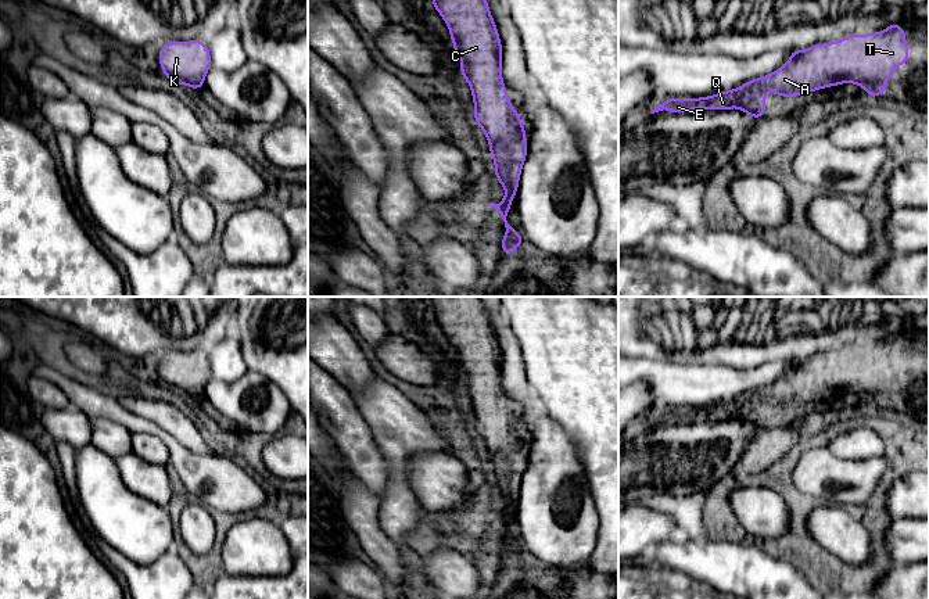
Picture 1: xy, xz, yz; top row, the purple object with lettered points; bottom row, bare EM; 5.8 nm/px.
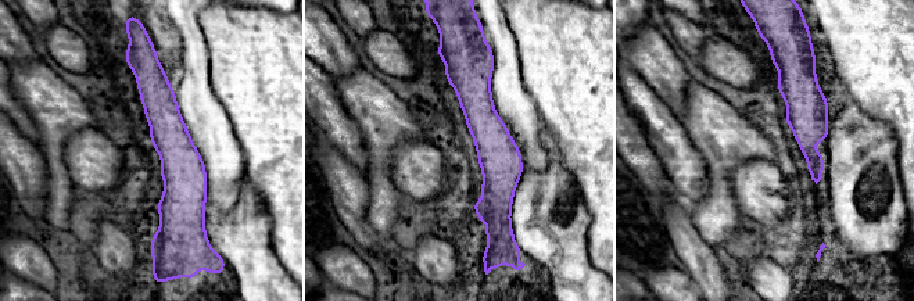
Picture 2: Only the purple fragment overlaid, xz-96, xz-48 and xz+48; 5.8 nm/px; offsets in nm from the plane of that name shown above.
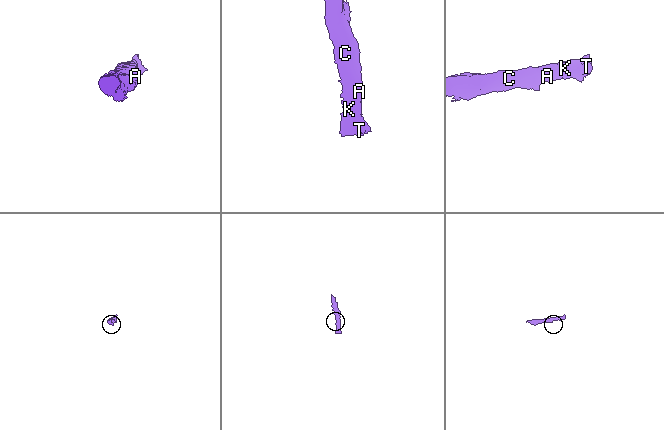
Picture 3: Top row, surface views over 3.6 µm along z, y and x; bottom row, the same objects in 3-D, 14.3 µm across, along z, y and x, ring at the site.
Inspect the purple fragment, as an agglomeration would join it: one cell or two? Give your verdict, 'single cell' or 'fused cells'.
single cell

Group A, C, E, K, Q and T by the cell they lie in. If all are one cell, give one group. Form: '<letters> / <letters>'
A C E K Q T

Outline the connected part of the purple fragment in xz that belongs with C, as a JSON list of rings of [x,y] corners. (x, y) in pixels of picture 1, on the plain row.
[[[428,297],[431,301],[431,316],[440,323],[449,338],[449,348],[453,359],[460,367],[459,384],[464,387],[471,399],[474,412],[474,433],[485,444],[489,453],[489,465],[495,474],[495,488],[505,499],[505,509],[494,516],[502,527],[506,544],[502,548],[502,566],[513,566],[514,560],[524,555],[519,541],[512,538],[506,527],[519,499],[521,478],[527,469],[526,438],[520,424],[507,409],[505,392],[502,390],[502,354],[491,326],[487,309],[478,297]]]

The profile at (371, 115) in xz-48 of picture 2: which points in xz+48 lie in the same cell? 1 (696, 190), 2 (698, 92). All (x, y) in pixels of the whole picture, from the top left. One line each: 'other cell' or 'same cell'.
1: other cell
2: same cell

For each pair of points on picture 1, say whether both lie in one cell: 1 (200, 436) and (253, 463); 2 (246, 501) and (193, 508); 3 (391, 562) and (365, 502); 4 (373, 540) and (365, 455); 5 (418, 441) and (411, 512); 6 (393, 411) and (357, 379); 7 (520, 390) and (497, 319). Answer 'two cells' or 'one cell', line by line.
1: two cells
2: two cells
3: one cell
4: two cells
5: one cell
6: two cells
7: one cell

